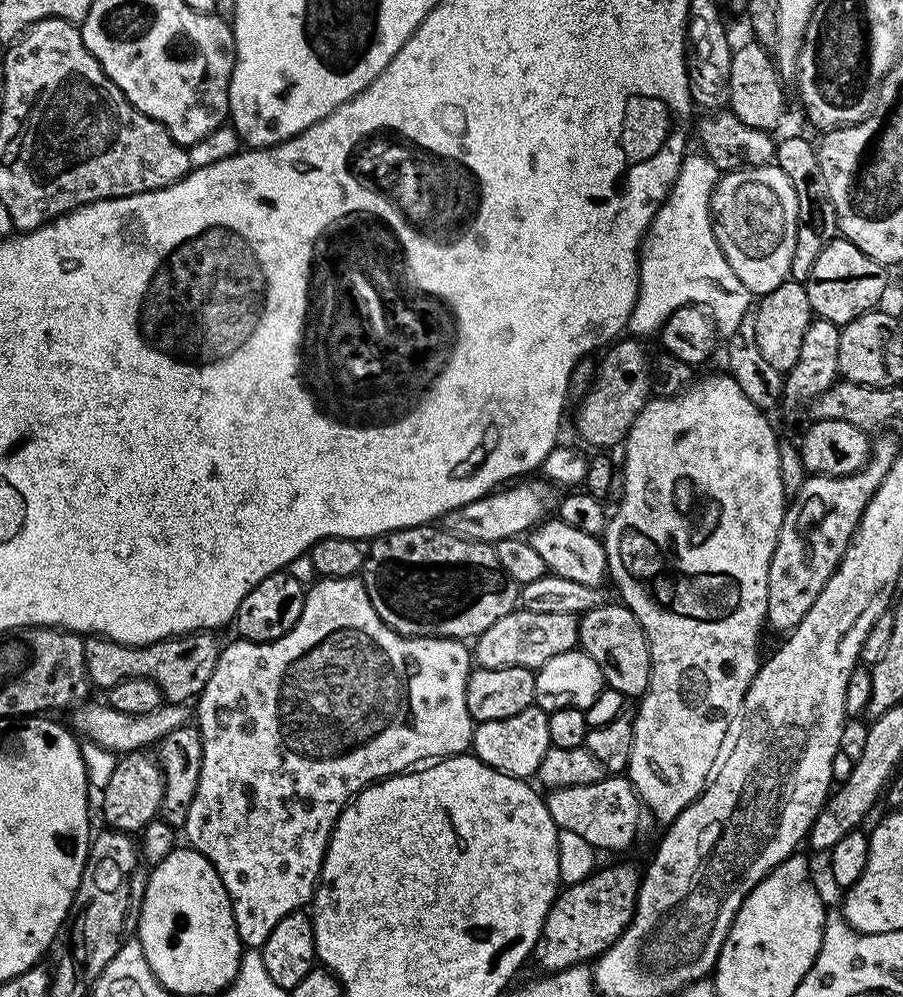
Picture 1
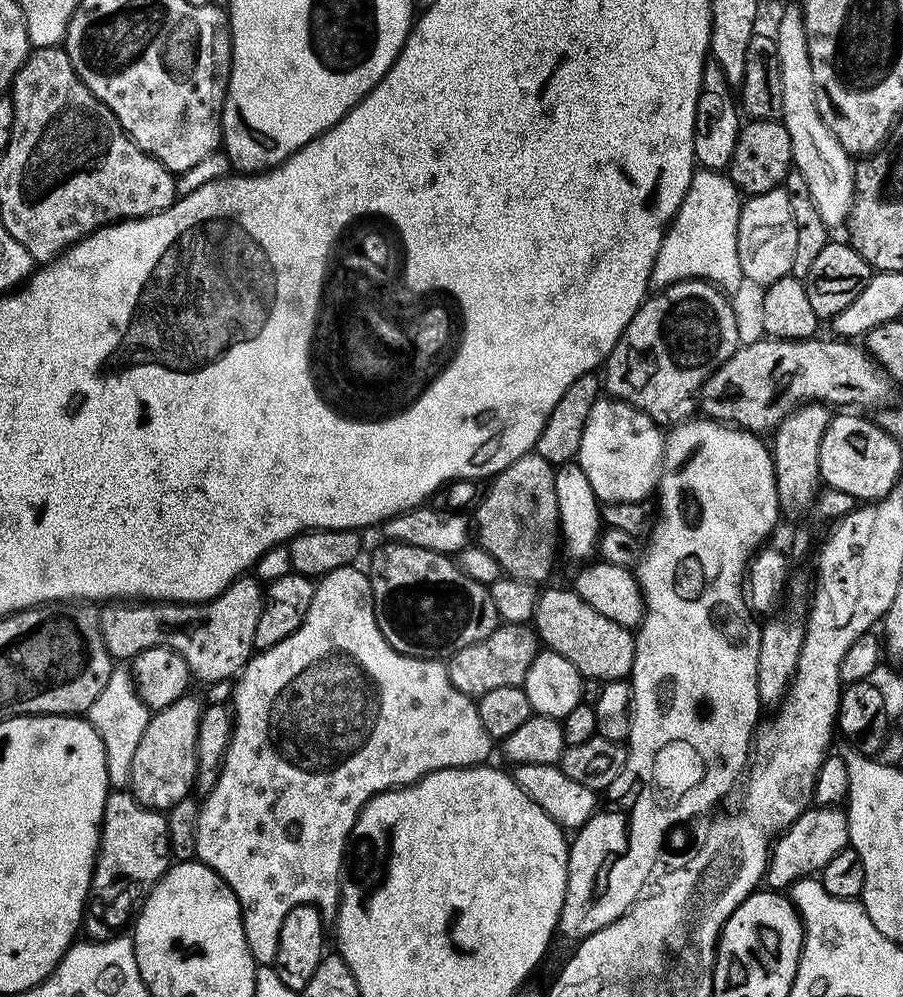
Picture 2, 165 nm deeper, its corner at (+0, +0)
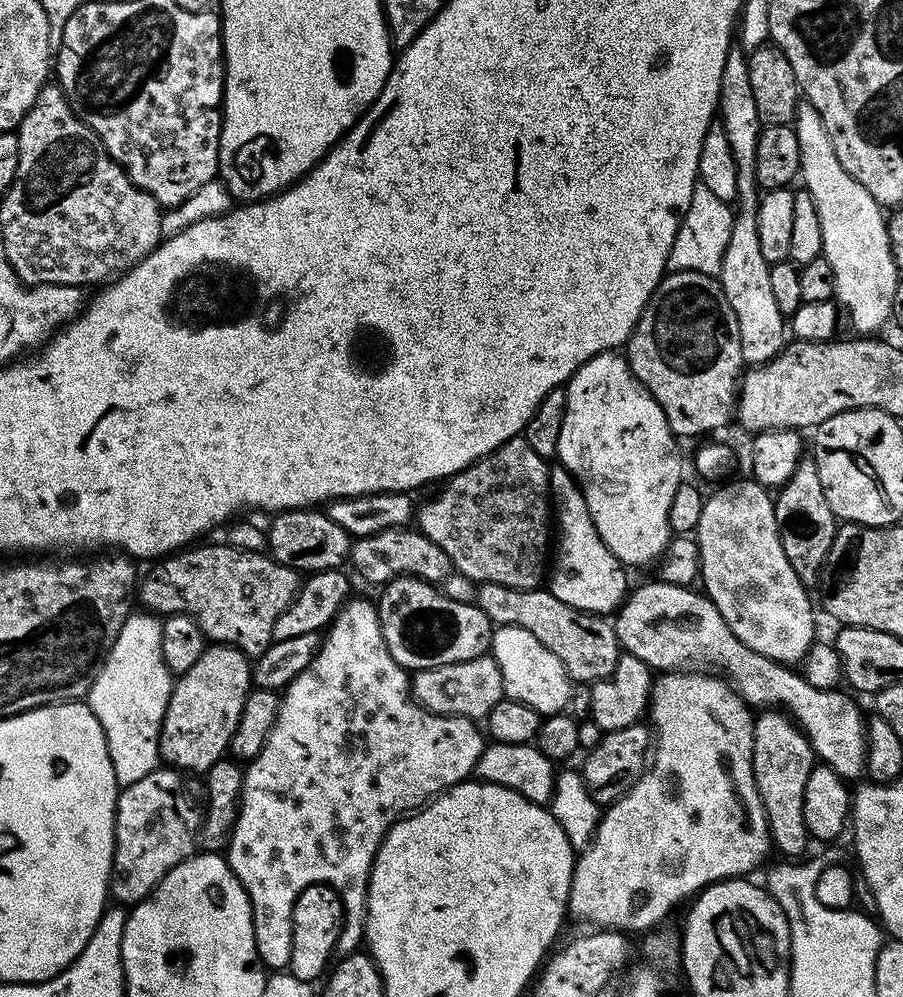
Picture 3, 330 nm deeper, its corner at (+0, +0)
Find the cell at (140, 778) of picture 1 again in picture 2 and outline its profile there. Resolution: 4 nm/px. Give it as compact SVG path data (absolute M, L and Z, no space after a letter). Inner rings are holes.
M189 694L178 698L170 706L153 711L148 717L148 725L142 734L142 742L138 742L138 750L134 754L134 766L130 770L130 791L138 802L147 808L167 810L174 807L182 798L193 795L198 774L198 728L202 711L201 697Z

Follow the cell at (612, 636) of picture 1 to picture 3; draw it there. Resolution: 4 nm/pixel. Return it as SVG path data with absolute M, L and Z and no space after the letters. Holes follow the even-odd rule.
M481 584L477 590L475 605L482 609L486 618L492 620L493 625L509 624L510 626L522 626L522 630L530 630L530 634L534 634L534 638L538 638L538 642L542 642L542 646L546 646L546 650L550 650L550 654L554 654L558 662L562 662L562 666L568 671L568 679L573 682L581 680L584 686L591 686L597 680L607 680L612 675L612 671L616 669L616 663L622 654L616 637L616 629L609 621L608 624L604 621L607 619L603 615L583 612L574 606L566 606L566 602L558 602L558 598L554 598L551 590L545 590L543 587L511 588L497 584Z

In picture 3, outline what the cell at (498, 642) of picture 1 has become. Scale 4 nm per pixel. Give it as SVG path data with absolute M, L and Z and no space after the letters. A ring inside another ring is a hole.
M490 654L470 658L466 662L454 662L437 668L422 668L413 671L410 676L412 685L412 699L421 704L427 712L439 716L465 716L467 720L483 721L498 706L500 700L505 699L502 670L498 670L498 662Z

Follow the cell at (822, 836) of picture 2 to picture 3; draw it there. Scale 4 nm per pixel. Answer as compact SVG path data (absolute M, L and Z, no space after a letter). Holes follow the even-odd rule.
M681 670L678 672L665 672L657 675L652 685L652 698L650 701L650 717L651 716L652 720L650 719L650 724L654 729L654 747L650 752L650 763L647 765L645 772L640 775L640 780L634 785L633 788L629 790L627 794L621 796L619 800L614 801L614 803L607 805L607 807L603 809L602 815L599 817L597 822L596 830L591 836L591 840L583 847L582 851L575 857L574 860L574 867L572 869L572 885L570 886L570 894L568 895L567 915L571 917L571 919L573 916L574 919L581 920L582 923L588 924L584 926L591 926L596 930L623 930L625 933L633 934L632 932L641 931L640 933L643 933L645 930L655 929L657 926L663 925L660 923L662 923L663 920L671 914L672 908L682 903L684 899L687 901L689 898L695 897L697 894L703 892L709 884L714 884L729 878L744 878L749 874L752 874L748 872L754 871L755 868L767 858L768 851L771 853L774 848L772 843L772 835L768 832L768 819L764 813L762 798L758 794L758 786L754 782L754 774L752 773L752 726L754 723L754 716L750 711L749 705L745 704L744 699L742 699L739 693L736 692L736 689L728 683L727 679L725 679L723 675L709 674L704 670Z

